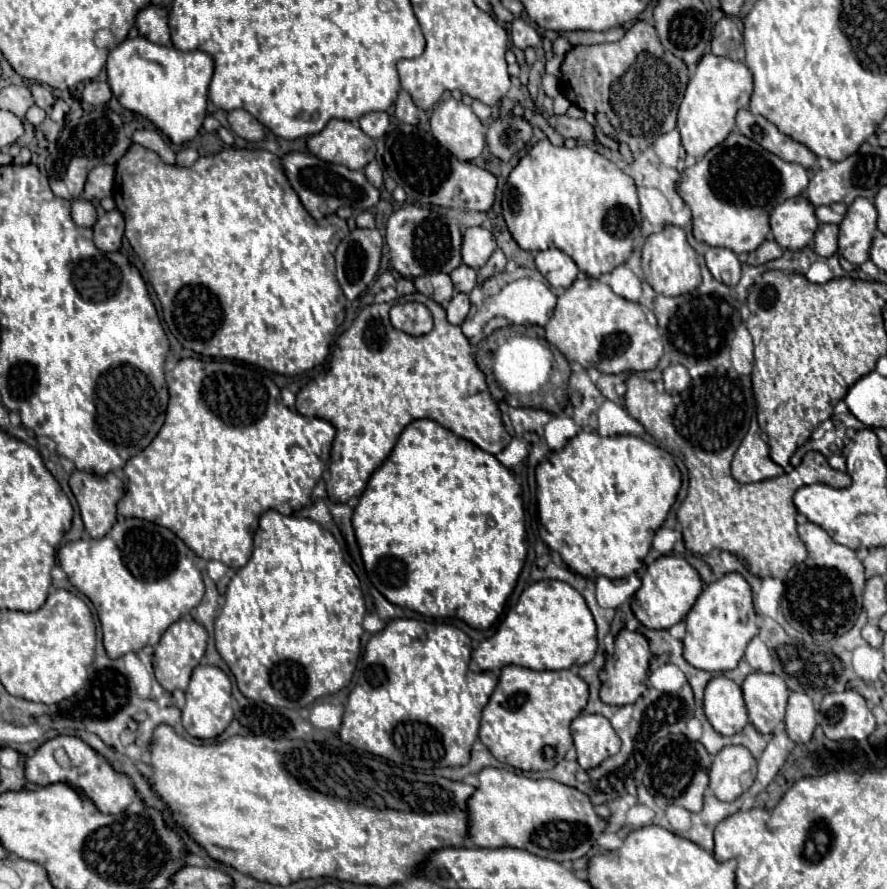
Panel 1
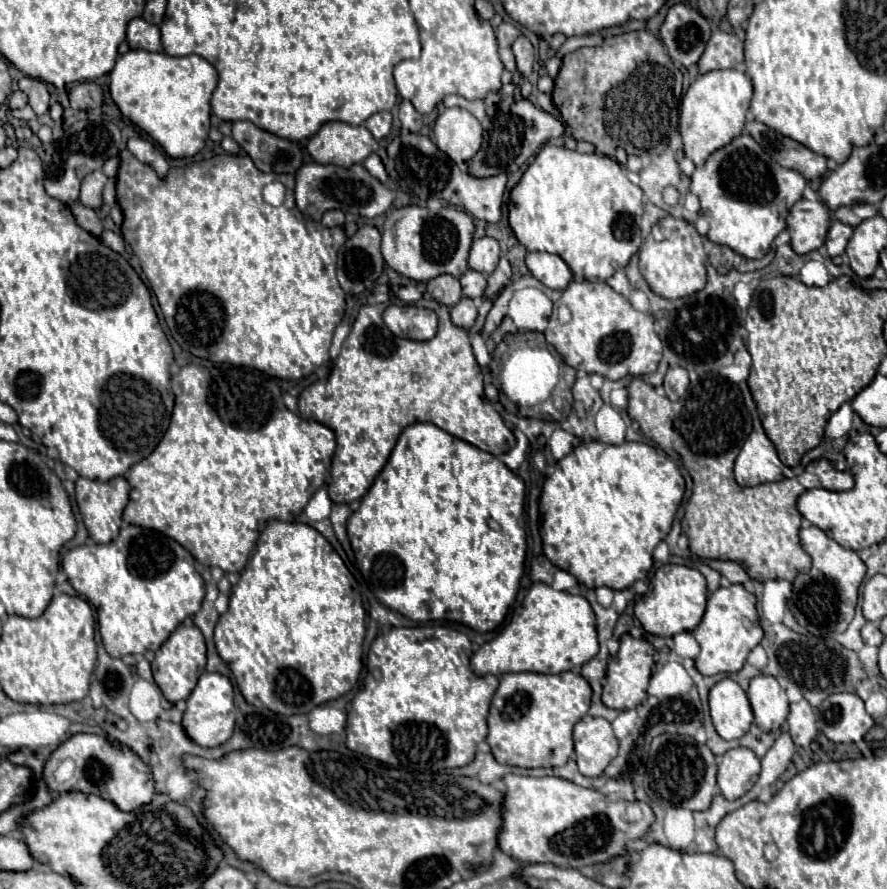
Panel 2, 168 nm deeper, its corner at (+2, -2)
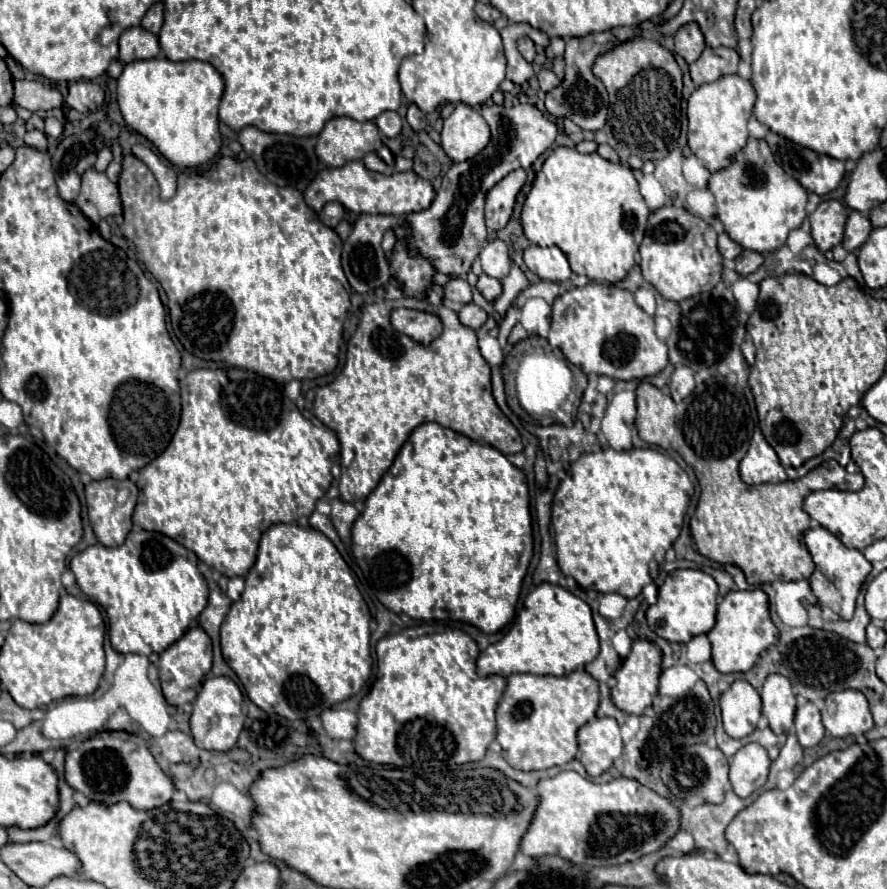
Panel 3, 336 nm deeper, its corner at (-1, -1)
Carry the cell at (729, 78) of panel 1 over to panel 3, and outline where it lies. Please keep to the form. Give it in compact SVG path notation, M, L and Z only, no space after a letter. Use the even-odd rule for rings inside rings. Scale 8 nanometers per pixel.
M724 75L714 83L700 85L688 99L688 147L714 173L732 163L732 157L746 145L748 119L756 93L750 81L738 75Z

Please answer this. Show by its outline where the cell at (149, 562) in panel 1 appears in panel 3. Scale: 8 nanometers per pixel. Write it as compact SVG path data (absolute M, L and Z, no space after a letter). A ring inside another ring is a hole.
M134 527L128 533L126 543L120 547L104 547L98 543L84 549L82 553L72 557L70 569L76 575L78 587L88 595L88 599L104 607L110 625L108 629L110 643L118 653L124 655L162 653L188 631L190 621L196 619L208 603L208 585L202 573L198 571L196 555L190 549L176 543L174 539L162 533L144 531L140 527Z

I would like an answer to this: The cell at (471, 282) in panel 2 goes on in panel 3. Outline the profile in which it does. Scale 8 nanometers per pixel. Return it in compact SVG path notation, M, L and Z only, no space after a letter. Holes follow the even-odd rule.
M482 273L480 279L478 279L476 289L482 293L482 297L484 297L488 303L492 303L492 301L496 301L496 299L500 297L500 293L502 293L502 283L500 283L498 279Z

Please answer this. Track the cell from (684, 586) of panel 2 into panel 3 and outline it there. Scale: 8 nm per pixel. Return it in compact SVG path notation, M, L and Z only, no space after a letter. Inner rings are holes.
M684 569L670 575L658 589L658 603L646 611L650 629L672 643L688 643L692 637L708 633L716 623L718 585L714 577L698 569Z

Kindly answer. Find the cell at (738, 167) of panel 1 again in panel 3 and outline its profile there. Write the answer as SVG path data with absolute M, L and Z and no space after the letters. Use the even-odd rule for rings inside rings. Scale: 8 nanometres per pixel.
M750 137L746 147L734 155L730 167L712 173L708 189L716 197L718 219L724 223L726 233L744 249L776 251L786 243L788 233L806 219L806 189L784 173L764 139Z

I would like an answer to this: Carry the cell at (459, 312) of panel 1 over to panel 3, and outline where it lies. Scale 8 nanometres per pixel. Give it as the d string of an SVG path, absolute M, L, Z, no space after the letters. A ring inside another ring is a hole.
M468 303L468 305L464 305L464 307L460 309L458 317L460 317L460 321L462 321L466 327L470 327L470 329L480 329L480 327L486 323L488 313L486 313L482 307L478 307L476 303Z

